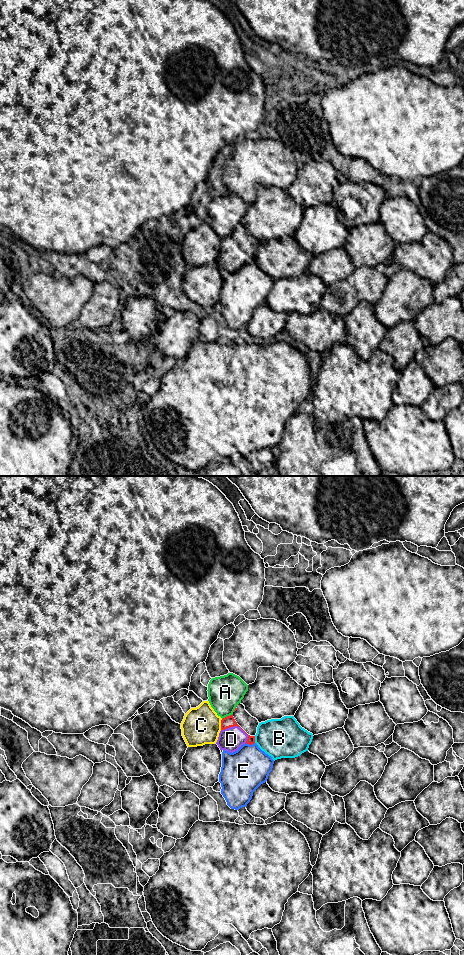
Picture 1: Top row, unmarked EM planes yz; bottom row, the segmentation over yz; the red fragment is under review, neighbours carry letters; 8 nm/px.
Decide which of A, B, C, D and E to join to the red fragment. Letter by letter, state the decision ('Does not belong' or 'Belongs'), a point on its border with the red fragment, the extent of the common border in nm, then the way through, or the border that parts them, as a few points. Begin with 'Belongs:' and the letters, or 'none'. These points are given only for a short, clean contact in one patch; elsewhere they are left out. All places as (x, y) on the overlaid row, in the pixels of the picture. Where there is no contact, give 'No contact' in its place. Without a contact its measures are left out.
Belongs: D
A: Does not belong. Touches red at yz (227, 716). Shared border 100 nm
B: Does not belong. Touches red at yz (254, 739). Shared border 60 nm
C: Does not belong. Touches red at yz (221, 724). Shared border 90 nm
D: Belongs. Touches red at yz (236, 725). Shared border 240 nm
E: Does not belong. Touches red at yz (249, 744). Shared border 80 nm

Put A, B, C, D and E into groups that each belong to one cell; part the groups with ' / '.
A / B / C / D / E

